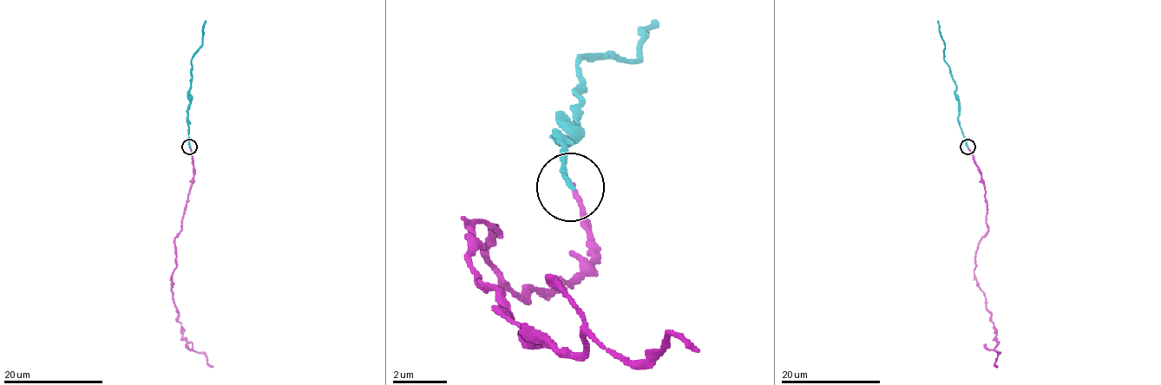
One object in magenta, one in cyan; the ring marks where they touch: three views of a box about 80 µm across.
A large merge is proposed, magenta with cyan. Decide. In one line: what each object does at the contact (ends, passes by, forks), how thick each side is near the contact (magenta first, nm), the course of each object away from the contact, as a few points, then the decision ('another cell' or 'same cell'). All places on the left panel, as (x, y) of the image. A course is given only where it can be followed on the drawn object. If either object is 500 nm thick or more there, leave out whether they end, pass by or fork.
magenta ends there; cyan ends there; 130 nm thick on the magenta side, 200 nm on the other; magenta runs (190, 147), (193, 174), (181, 231), (175, 238), (176, 269), (171, 288), (182, 336), (213, 366); cyan runs (190, 147), (187, 120), (191, 58), (202, 44), (205, 21); same cell

